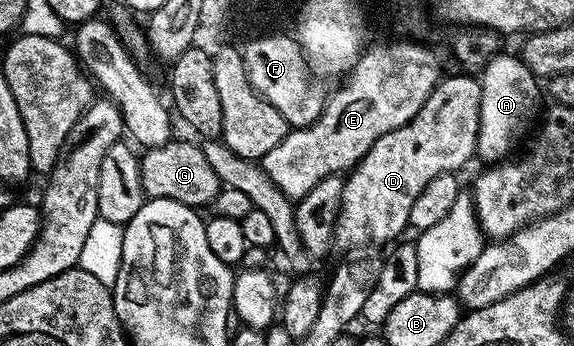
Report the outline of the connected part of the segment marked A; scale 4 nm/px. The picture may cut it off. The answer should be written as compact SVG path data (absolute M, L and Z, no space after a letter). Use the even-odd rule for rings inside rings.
M499 54L493 61L486 66L479 74L481 85L481 109L479 110L479 134L477 135L478 157L489 160L485 162L500 162L514 151L513 147L521 140L521 135L529 128L529 123L533 120L533 115L537 112L537 84L538 77L526 67L523 60L516 55L505 56Z

